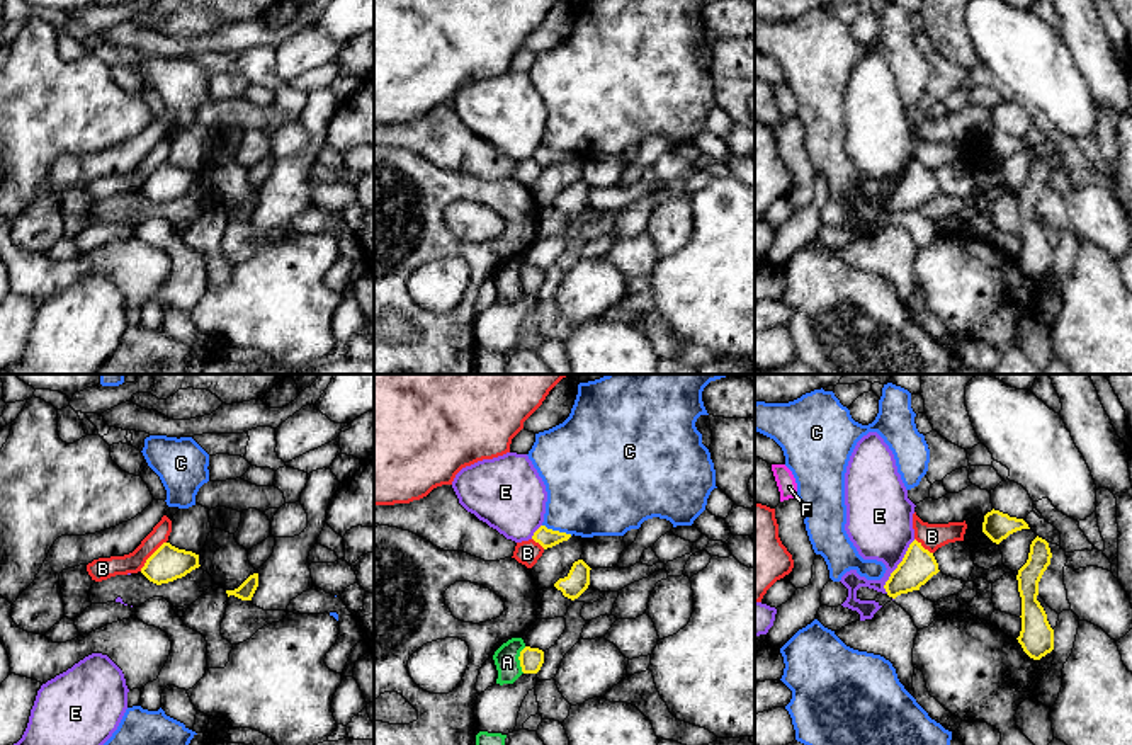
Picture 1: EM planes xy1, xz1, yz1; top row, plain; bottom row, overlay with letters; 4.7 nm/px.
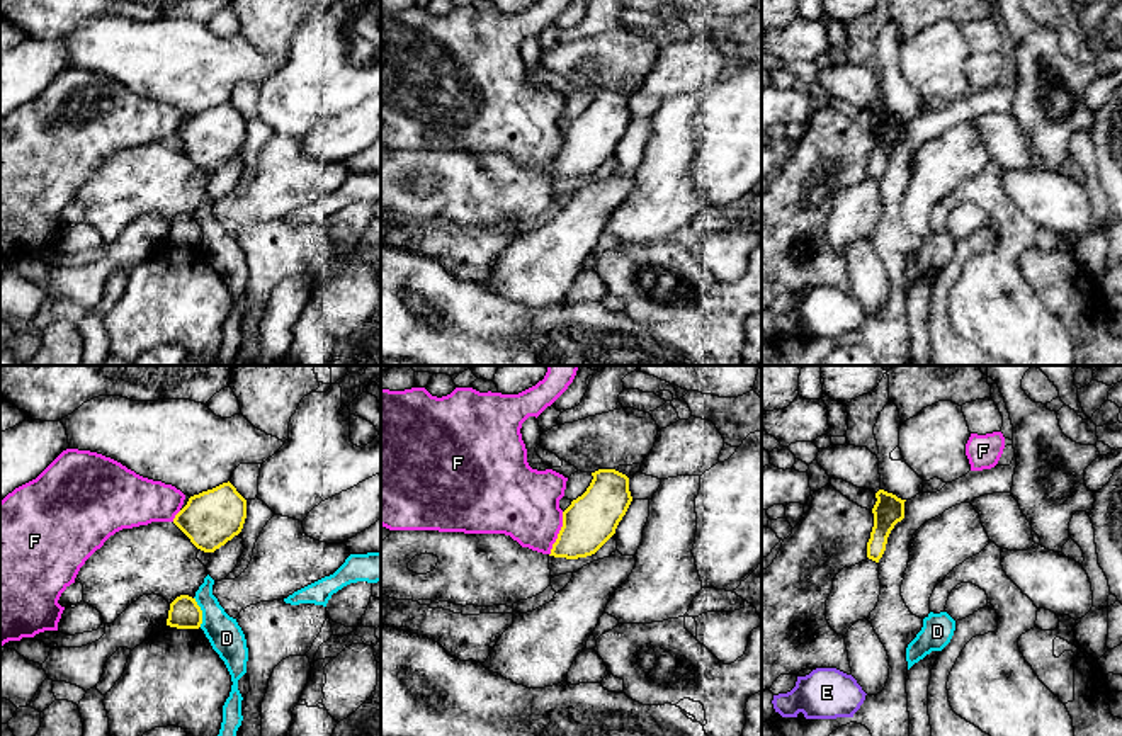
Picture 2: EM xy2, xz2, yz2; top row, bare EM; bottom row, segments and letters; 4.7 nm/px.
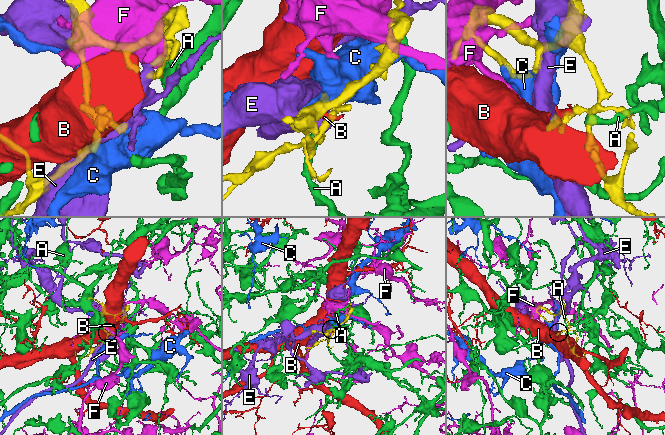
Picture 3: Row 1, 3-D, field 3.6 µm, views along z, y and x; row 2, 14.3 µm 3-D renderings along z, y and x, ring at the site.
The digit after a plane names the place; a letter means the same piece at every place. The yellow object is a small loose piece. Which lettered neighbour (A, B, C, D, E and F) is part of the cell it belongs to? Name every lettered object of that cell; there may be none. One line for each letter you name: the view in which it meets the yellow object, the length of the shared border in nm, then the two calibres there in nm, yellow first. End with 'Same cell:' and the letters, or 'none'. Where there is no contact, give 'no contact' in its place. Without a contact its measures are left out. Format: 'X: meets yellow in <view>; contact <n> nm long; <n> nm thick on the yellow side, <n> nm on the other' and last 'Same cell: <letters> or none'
Same cell: none

